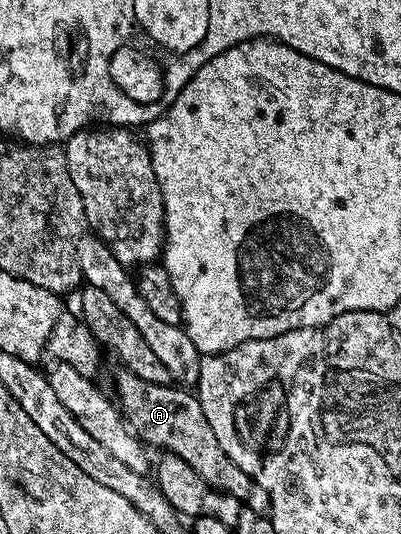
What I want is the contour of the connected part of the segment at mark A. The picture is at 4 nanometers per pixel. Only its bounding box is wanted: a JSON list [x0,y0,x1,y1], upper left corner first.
[114,370,270,516]

